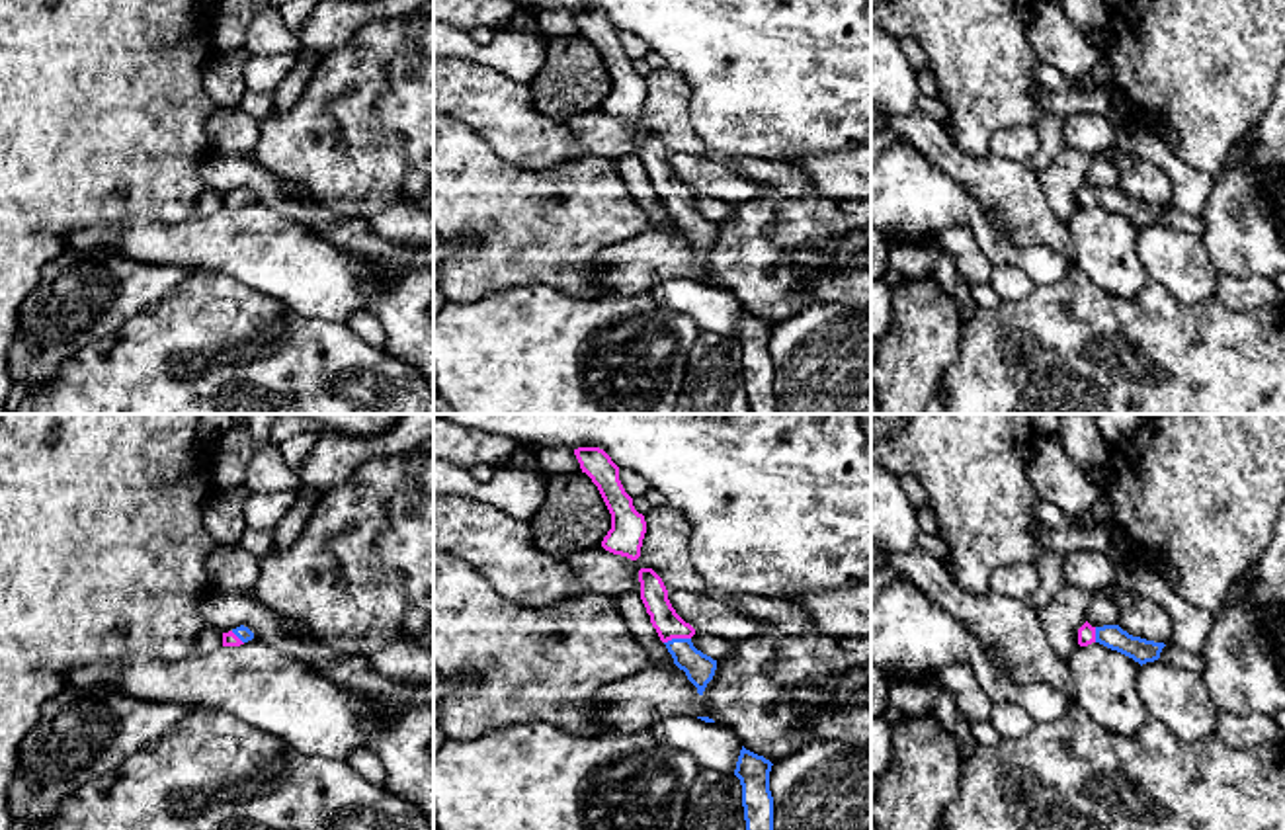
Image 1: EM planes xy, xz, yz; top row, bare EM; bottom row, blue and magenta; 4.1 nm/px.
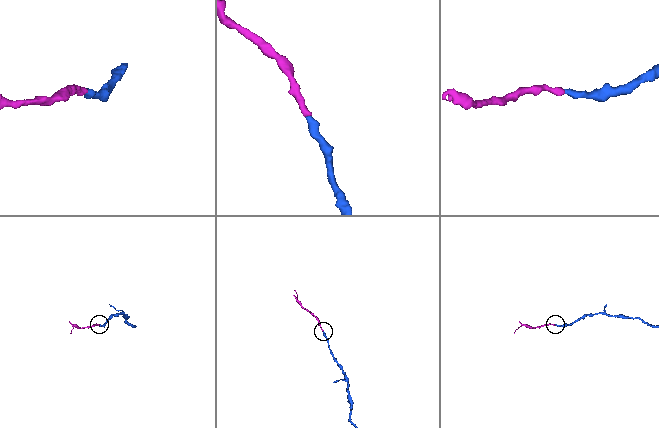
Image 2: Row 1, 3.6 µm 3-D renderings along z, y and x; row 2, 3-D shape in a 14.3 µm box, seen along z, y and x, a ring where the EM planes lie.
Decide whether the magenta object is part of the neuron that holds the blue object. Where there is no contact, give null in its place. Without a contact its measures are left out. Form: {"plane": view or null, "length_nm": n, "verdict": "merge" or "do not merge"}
{"plane": "xz", "length_nm": 110, "verdict": "merge"}

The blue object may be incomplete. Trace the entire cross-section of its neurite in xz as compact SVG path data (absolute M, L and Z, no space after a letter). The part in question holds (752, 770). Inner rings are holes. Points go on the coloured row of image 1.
M742 746L734 775L742 785L746 830L773 830L771 762Z

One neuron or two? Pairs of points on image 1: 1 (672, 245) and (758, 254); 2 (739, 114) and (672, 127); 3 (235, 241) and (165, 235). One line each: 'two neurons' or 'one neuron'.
1: one neuron
2: two neurons
3: one neuron

